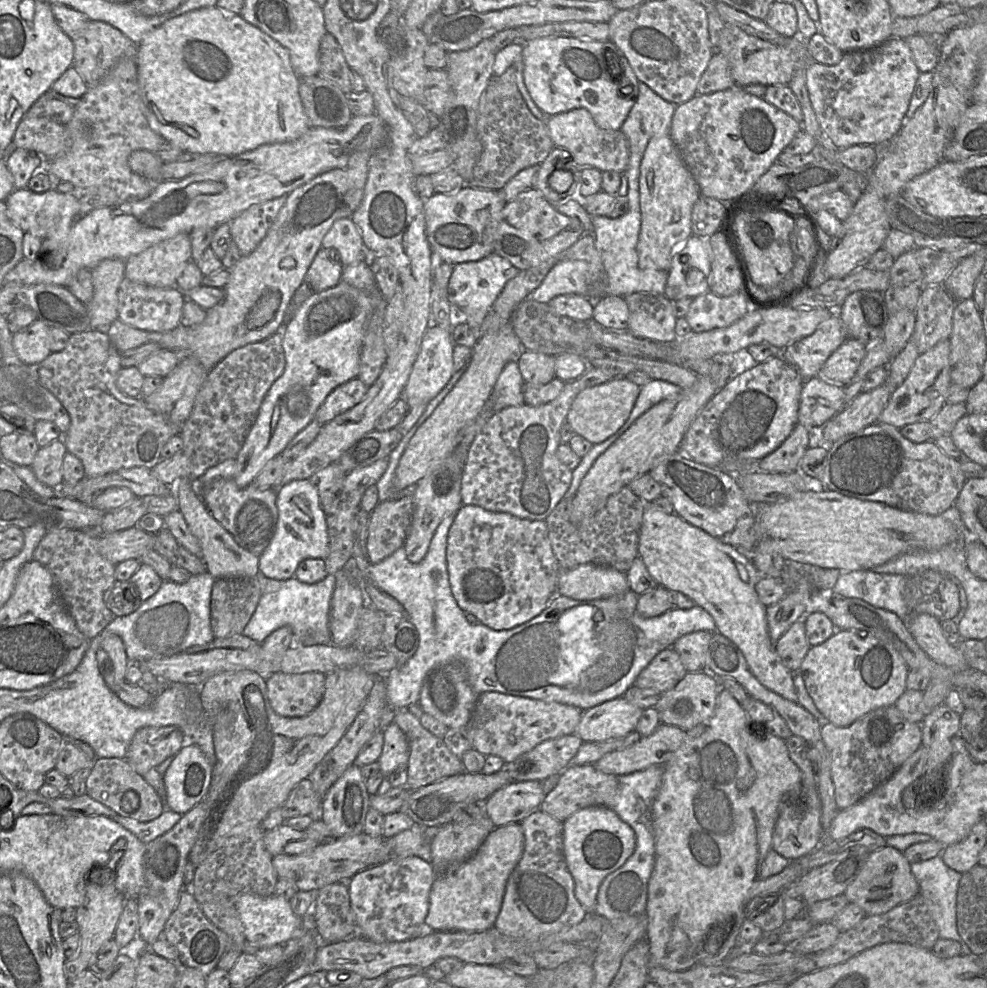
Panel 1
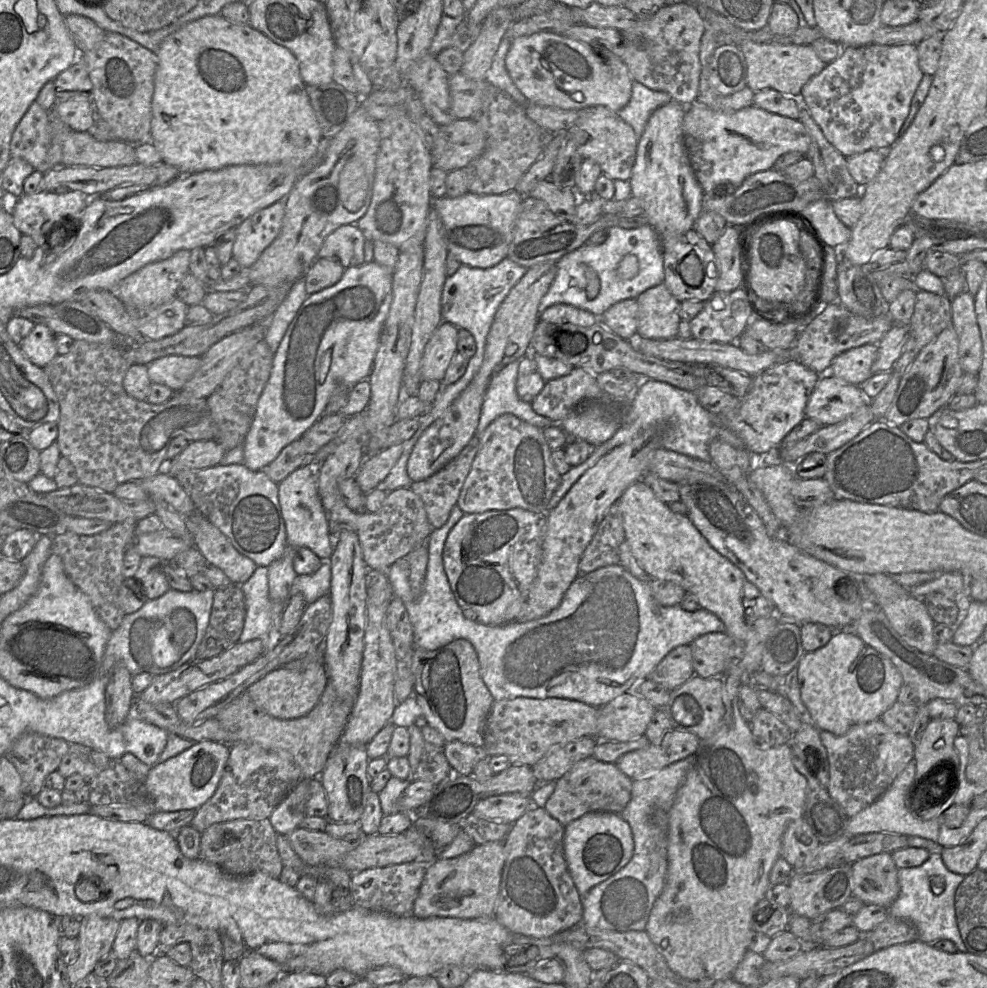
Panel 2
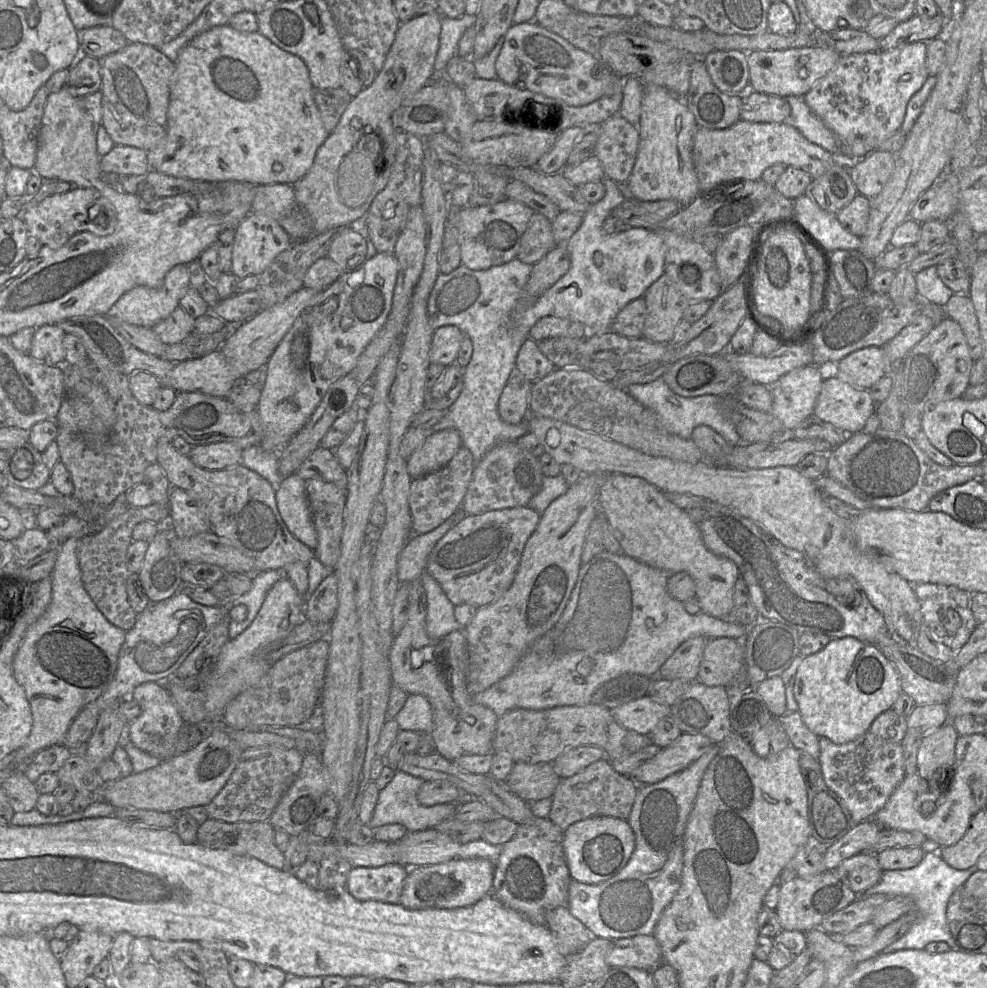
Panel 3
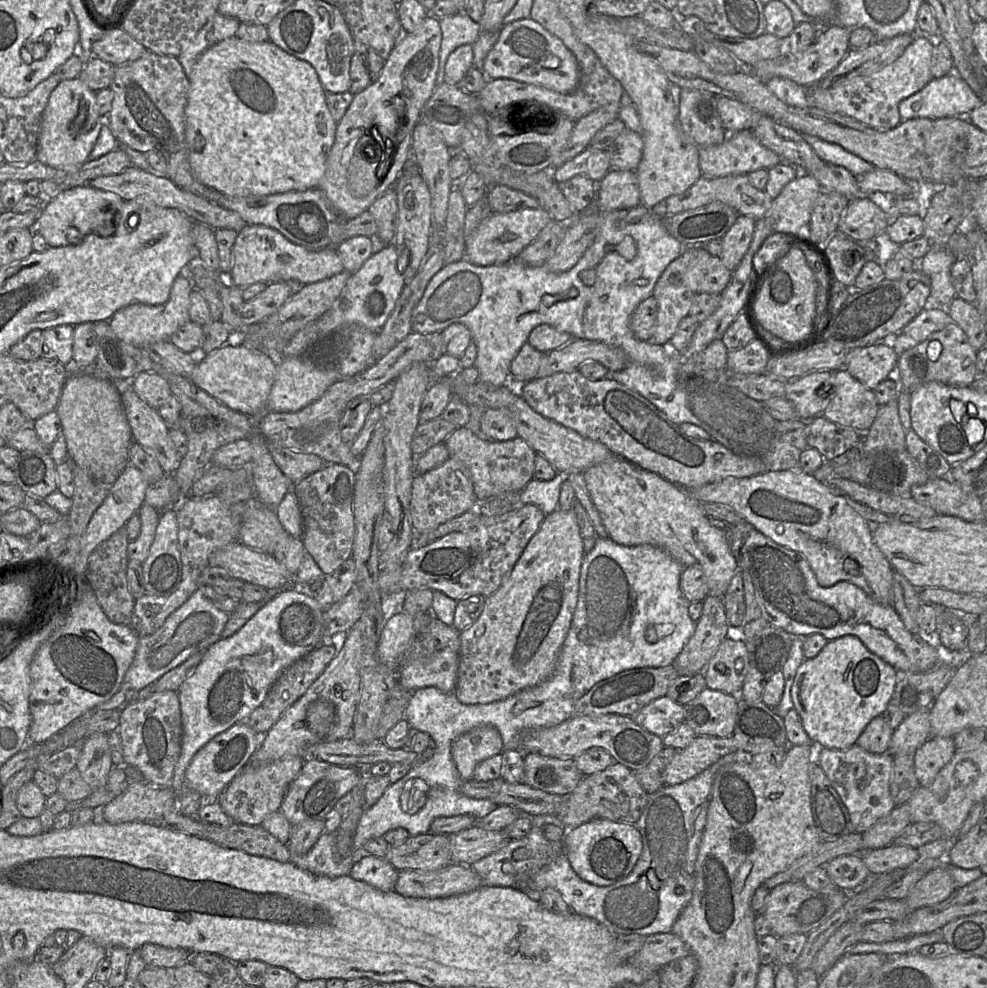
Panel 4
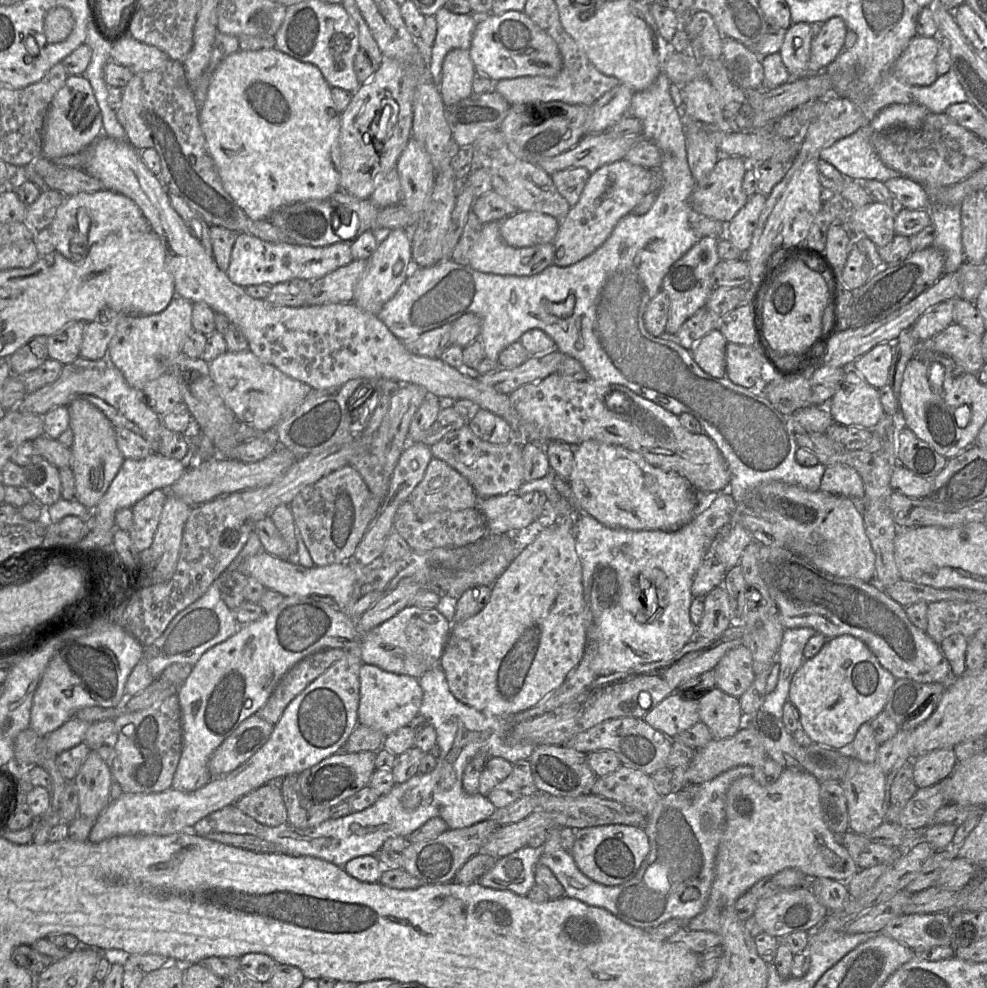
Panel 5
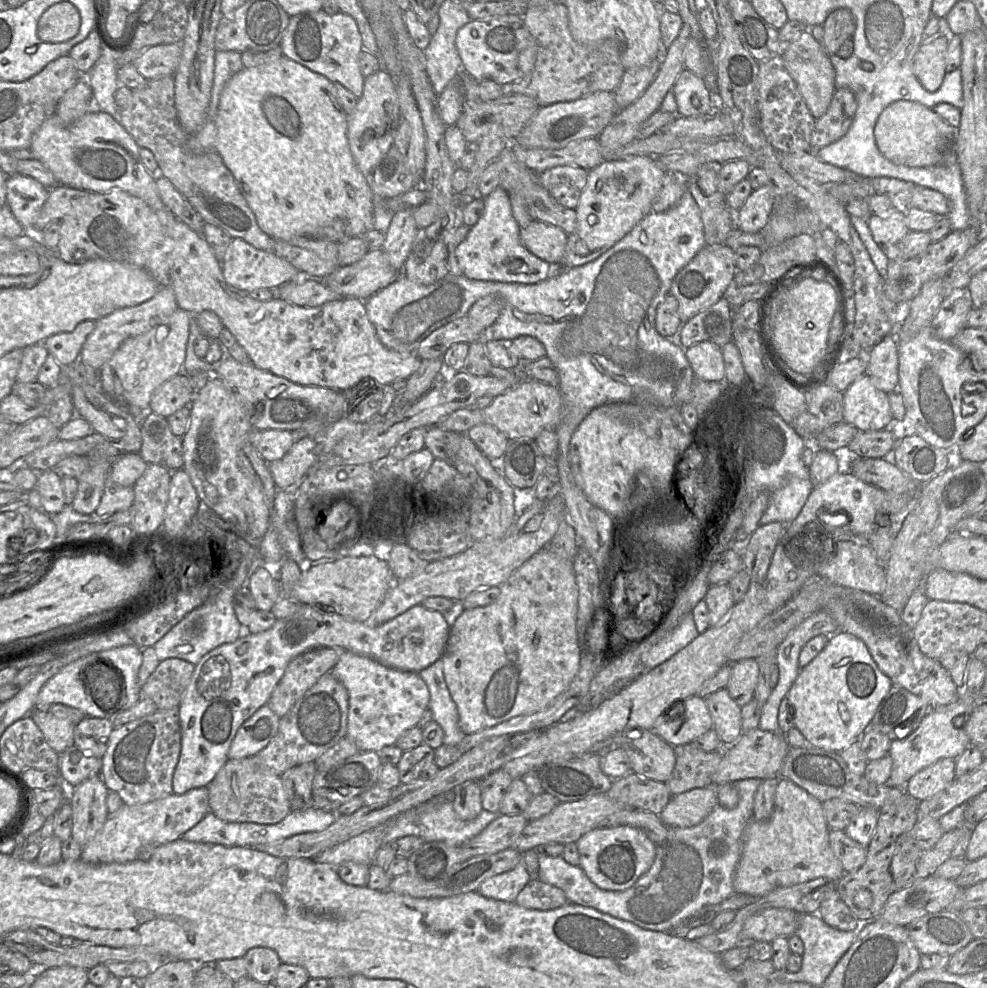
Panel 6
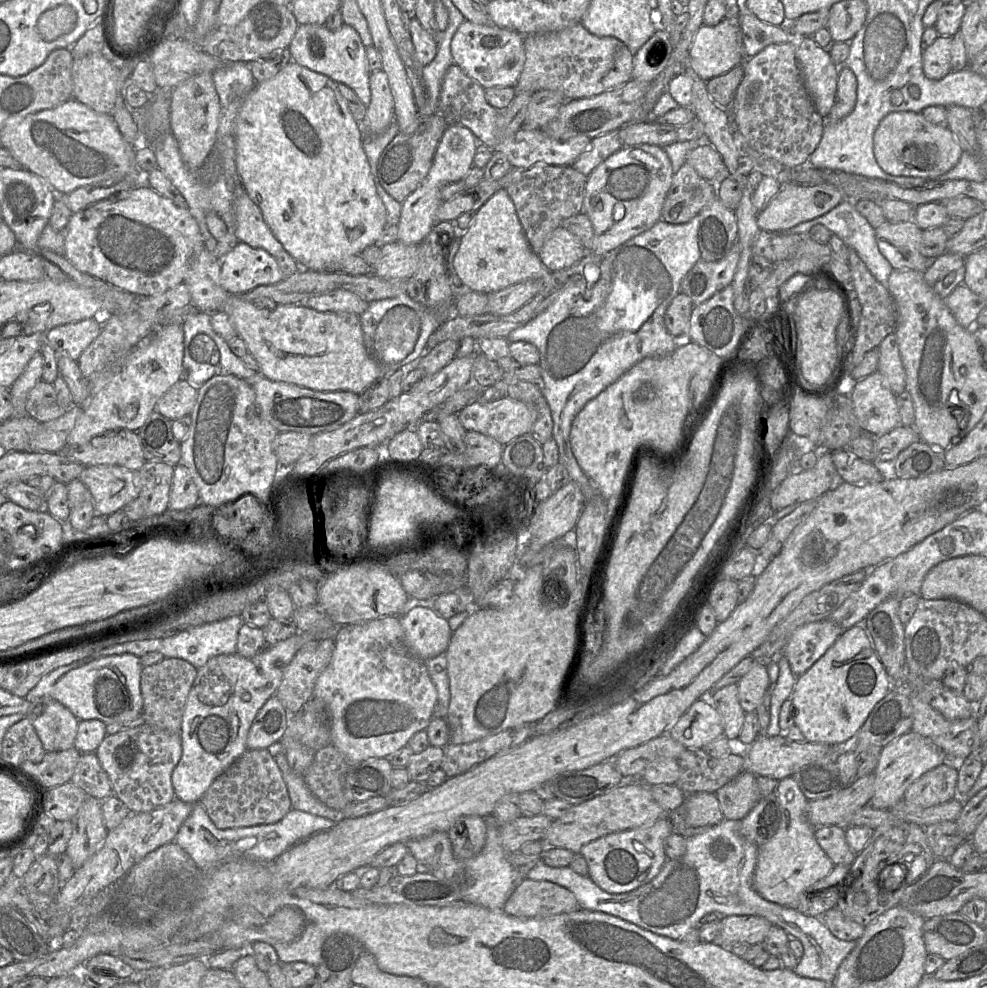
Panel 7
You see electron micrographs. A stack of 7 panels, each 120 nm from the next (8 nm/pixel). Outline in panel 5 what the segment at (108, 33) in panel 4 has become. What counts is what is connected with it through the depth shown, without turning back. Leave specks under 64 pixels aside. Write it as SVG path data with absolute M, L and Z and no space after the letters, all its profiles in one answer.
M128 32L107 43L111 46L111 60L131 69L134 73L155 70L169 60L166 53L155 46L139 42Z

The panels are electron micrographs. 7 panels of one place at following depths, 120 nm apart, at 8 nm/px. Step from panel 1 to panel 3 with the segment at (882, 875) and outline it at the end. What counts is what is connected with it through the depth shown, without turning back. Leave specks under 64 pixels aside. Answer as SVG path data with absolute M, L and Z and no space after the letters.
M872 852L854 855L844 860L834 871L857 895L876 885L883 872L876 854Z

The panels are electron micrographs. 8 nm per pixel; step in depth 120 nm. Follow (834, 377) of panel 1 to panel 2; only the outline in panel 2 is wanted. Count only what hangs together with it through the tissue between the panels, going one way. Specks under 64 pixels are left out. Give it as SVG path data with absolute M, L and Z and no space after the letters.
M865 344L836 356L831 369L841 382L861 386L871 375L871 366L878 356L877 344Z

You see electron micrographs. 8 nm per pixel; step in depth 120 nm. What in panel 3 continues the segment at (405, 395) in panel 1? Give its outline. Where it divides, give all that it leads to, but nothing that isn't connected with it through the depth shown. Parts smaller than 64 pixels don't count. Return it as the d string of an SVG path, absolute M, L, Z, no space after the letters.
M445 325L436 329L432 336L430 363L448 366L458 355L464 333L454 325Z

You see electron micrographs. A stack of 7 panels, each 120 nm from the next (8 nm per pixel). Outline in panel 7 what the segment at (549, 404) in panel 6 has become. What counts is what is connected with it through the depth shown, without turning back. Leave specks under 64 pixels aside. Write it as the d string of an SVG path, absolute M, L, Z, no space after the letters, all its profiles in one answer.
M507 396L488 403L475 401L457 415L466 431L480 432L502 445L529 434L537 418L533 407Z

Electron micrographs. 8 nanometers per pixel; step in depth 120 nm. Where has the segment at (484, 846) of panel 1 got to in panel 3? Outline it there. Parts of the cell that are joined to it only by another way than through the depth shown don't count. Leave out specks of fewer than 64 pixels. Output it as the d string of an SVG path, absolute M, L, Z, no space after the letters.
M485 858L461 859L412 867L405 879L400 903L410 910L455 909L470 906L492 892L495 865Z

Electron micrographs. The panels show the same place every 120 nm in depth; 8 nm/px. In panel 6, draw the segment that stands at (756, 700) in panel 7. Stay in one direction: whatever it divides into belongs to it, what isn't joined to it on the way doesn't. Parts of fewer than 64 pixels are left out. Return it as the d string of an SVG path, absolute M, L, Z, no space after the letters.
M747 658L731 664L731 674L726 689L740 708L754 698L758 675L759 667L756 659Z

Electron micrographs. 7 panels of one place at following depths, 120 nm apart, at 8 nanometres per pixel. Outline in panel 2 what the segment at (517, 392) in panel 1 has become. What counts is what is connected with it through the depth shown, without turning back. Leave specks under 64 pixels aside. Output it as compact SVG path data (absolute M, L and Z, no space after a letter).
M519 360L509 363L491 378L484 395L474 436L478 437L496 418L503 414L512 414L541 429L552 424L548 418L537 414L530 403L519 398L516 391L519 363Z

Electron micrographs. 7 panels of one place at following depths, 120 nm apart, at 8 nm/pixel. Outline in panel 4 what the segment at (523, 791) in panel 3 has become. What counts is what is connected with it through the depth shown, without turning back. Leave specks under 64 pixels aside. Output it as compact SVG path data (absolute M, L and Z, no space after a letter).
M535 753L524 754L523 784L549 794L565 795L572 792L582 774L573 759L544 757Z

